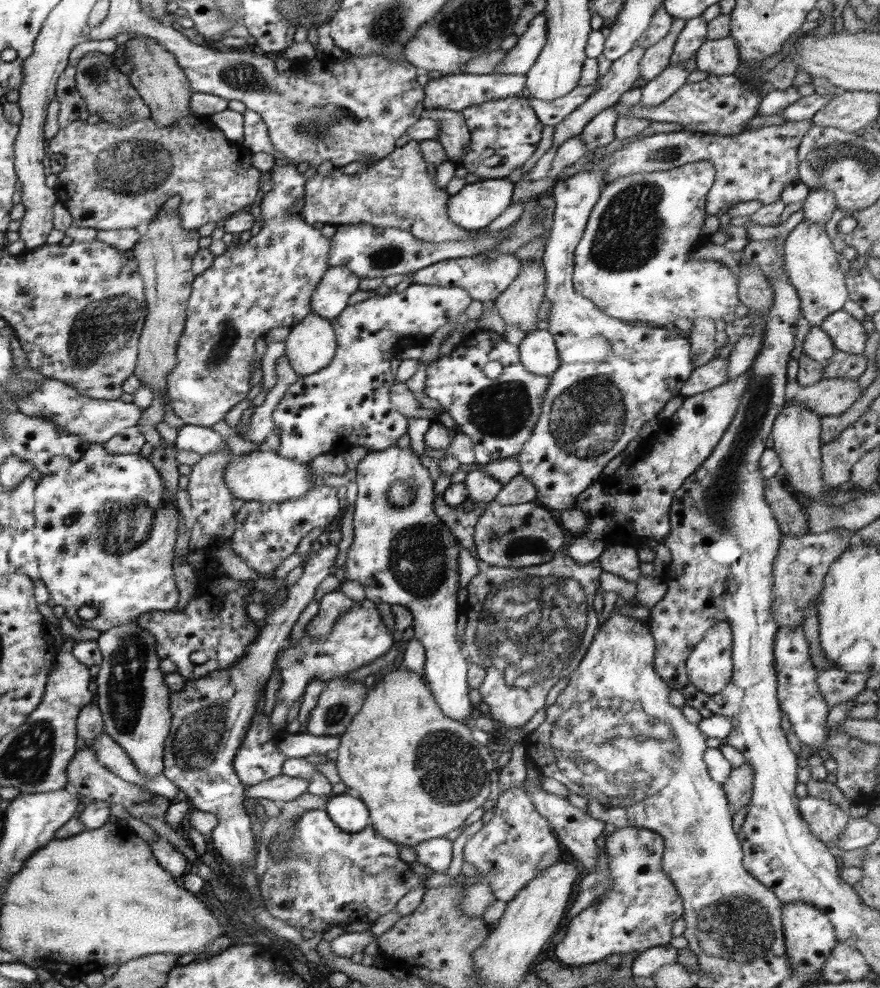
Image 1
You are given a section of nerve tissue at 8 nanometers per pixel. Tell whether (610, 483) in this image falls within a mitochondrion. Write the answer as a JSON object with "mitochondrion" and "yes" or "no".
{"mitochondrion":"no"}

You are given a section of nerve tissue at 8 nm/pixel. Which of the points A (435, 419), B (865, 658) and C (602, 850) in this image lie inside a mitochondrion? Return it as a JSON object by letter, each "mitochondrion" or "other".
{"A":"other","B":"other","C":"other"}

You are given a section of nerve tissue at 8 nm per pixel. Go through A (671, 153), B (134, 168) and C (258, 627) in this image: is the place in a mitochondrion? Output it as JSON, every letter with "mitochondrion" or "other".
{"A":"mitochondrion","B":"mitochondrion","C":"other"}

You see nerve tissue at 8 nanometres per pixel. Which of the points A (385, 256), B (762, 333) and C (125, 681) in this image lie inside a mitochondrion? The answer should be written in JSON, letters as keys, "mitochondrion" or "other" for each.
{"A":"mitochondrion","B":"other","C":"mitochondrion"}

